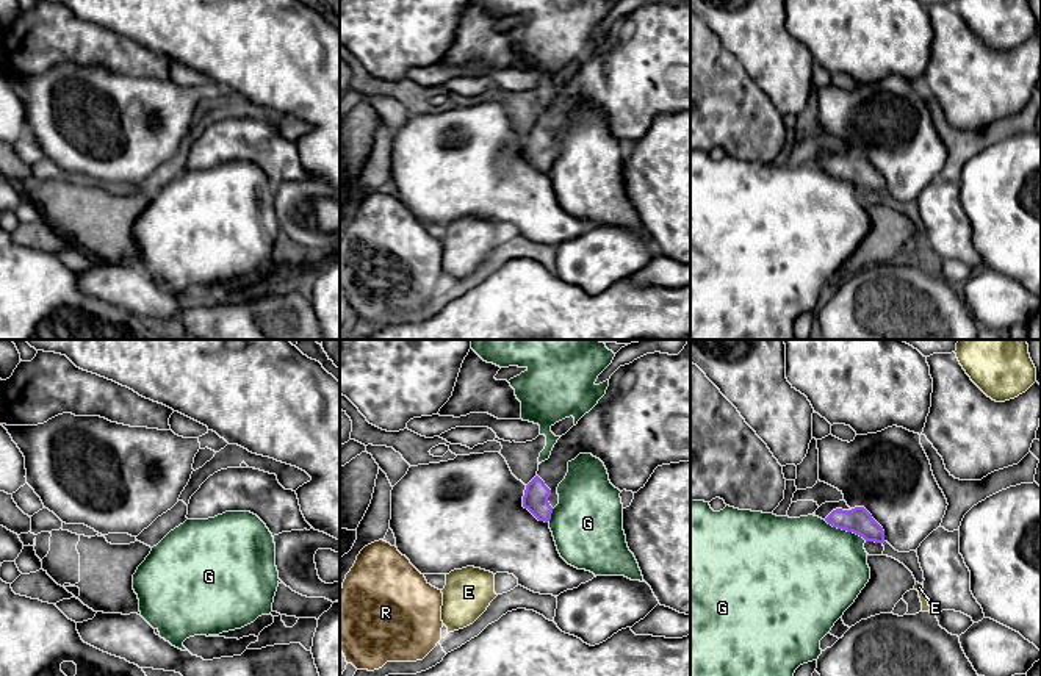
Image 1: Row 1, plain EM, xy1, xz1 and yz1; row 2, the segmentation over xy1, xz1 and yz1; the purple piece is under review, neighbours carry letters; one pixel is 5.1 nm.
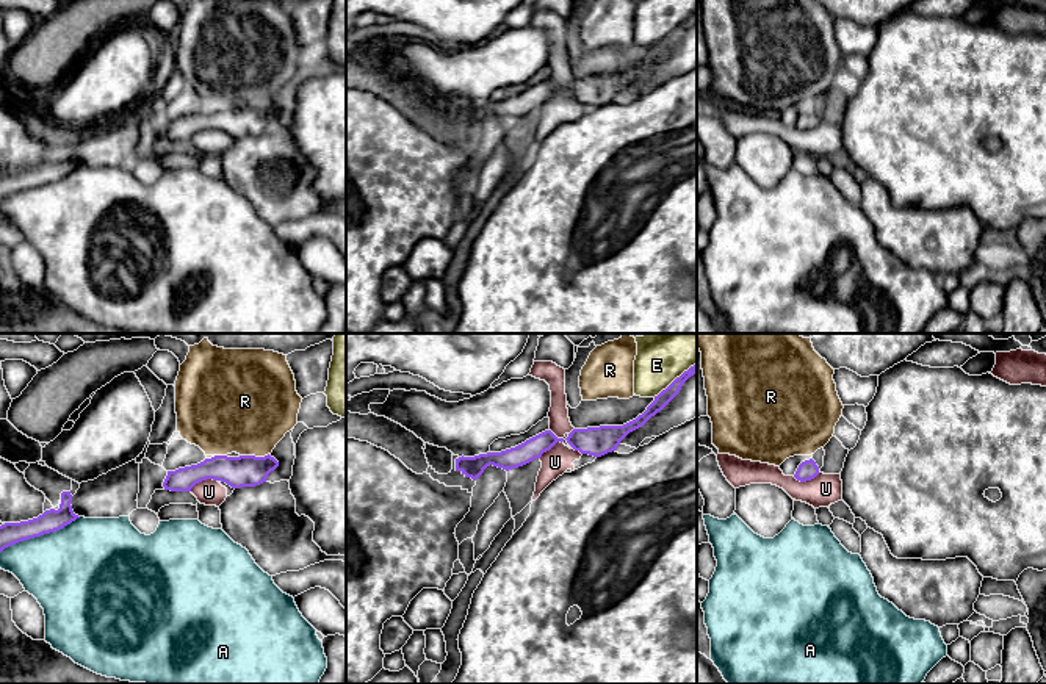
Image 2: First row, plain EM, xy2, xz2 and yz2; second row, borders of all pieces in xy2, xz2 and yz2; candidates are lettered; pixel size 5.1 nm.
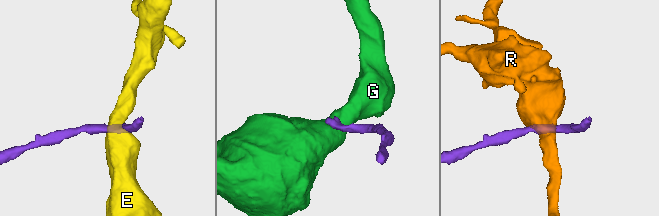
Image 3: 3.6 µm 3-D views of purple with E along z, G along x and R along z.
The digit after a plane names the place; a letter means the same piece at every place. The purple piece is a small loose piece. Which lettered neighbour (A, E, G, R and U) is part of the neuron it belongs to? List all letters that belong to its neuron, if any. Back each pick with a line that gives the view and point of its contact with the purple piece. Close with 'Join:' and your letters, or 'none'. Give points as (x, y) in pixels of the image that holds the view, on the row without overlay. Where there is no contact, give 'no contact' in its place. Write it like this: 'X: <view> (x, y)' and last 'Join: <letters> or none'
Join: none

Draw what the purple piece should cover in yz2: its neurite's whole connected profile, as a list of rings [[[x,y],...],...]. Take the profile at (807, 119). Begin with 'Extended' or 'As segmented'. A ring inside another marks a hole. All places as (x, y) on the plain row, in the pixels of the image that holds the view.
As segmented. [[[810,108],[799,114],[794,127],[800,131],[806,131],[814,128],[817,124],[819,124],[819,116],[816,114],[813,108]]]

